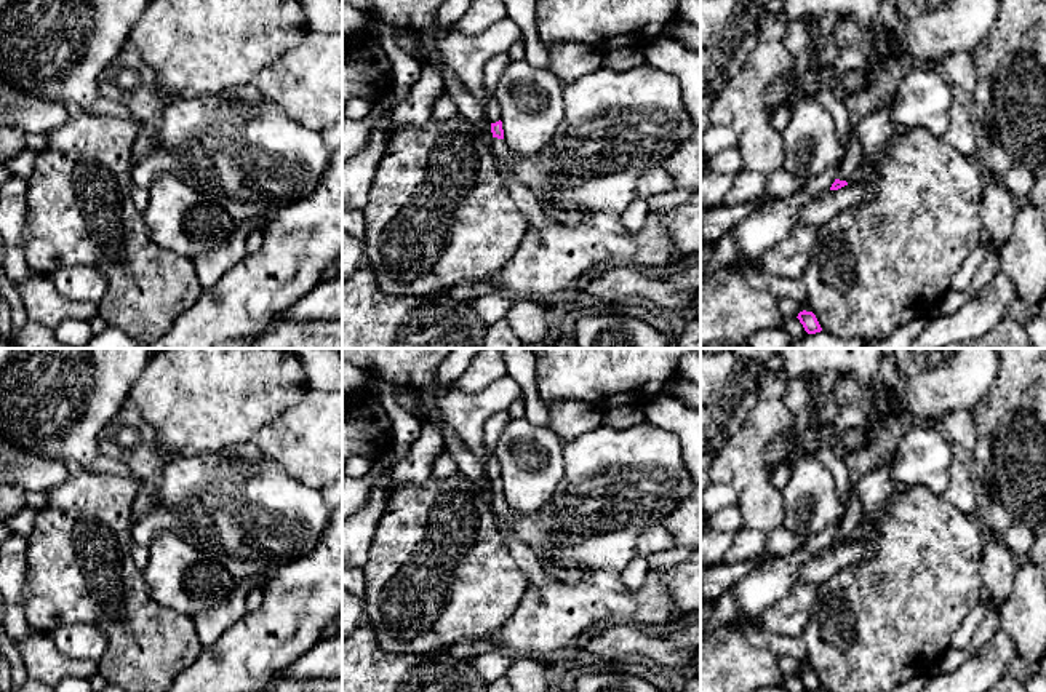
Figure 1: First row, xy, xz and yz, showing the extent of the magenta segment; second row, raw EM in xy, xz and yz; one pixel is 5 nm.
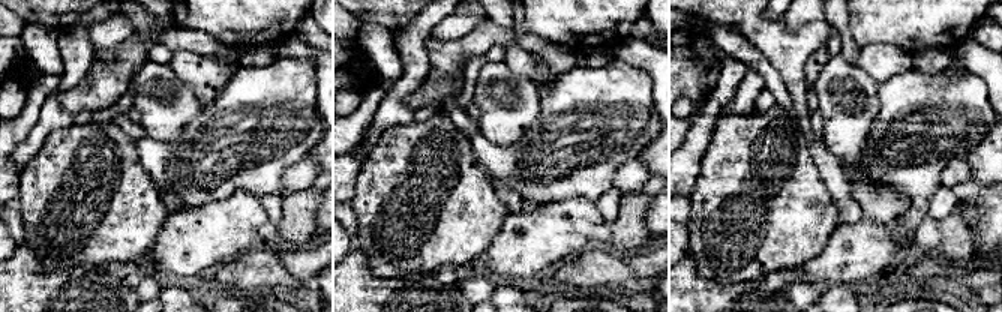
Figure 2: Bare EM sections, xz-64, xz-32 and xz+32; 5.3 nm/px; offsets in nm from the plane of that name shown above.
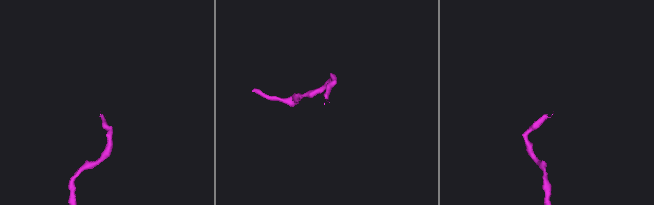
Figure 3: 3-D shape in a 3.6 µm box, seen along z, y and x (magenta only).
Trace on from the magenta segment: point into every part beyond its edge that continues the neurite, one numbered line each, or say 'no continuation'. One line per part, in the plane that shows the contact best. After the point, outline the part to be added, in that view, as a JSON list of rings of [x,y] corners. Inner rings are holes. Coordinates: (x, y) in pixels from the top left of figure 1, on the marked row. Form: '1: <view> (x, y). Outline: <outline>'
1: xz (616, 125). Outline: [[[645,62],[627,72],[606,67],[563,86],[565,117],[550,142],[534,157],[513,153],[493,137],[496,160],[513,173],[541,201],[558,208],[582,208],[621,214],[637,193],[646,169],[662,166],[696,129],[681,101],[675,75]]]

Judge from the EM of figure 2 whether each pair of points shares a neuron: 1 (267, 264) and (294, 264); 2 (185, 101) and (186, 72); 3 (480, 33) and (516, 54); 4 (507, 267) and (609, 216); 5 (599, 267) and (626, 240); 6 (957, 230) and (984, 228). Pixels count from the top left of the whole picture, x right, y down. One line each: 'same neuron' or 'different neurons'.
1: different neurons
2: different neurons
3: different neurons
4: different neurons
5: different neurons
6: different neurons

